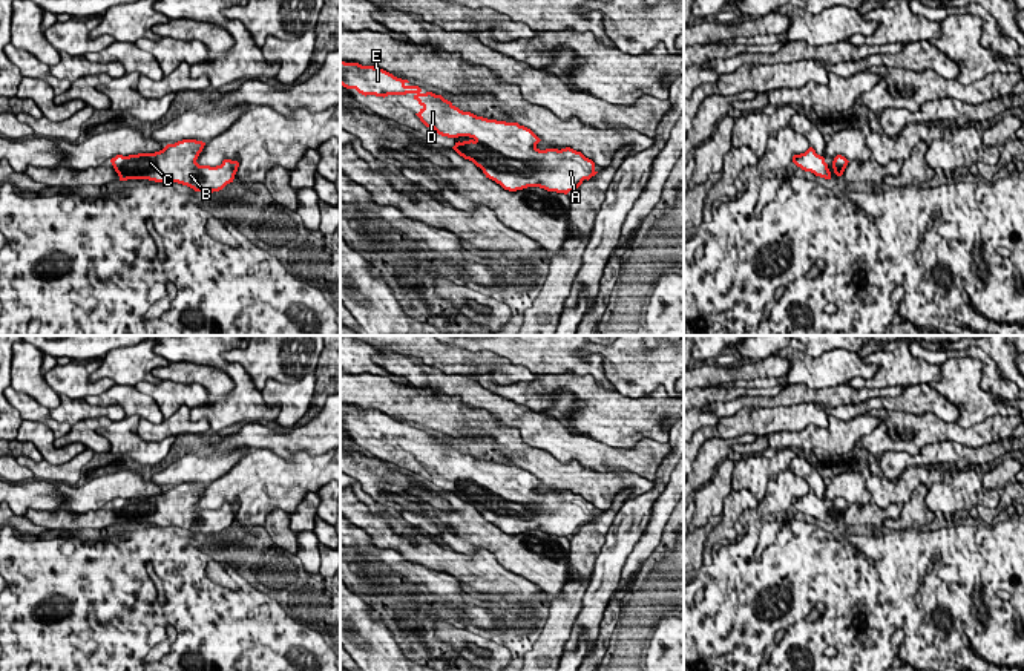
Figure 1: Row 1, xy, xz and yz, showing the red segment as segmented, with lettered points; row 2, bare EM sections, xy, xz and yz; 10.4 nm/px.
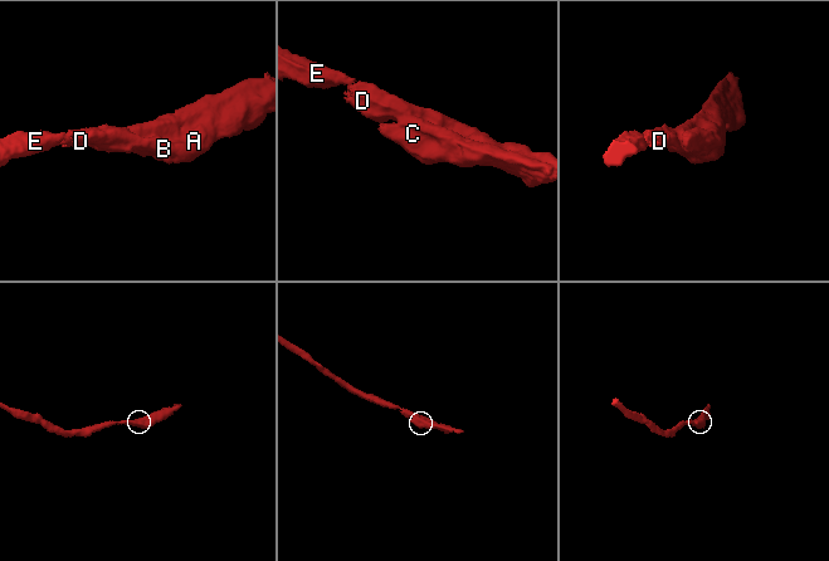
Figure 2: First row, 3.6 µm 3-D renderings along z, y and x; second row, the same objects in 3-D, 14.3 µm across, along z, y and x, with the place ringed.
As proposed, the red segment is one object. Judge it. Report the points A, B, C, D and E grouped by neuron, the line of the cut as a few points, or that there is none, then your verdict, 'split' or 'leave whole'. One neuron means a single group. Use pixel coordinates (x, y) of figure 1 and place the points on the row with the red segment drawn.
groups A B C D E; cut none; leave whole

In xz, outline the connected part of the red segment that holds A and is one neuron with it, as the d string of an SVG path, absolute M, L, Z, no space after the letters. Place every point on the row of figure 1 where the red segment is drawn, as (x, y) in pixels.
M340 60L343 87L365 97L412 93L422 106L415 115L426 127L448 138L469 136L469 141L458 141L452 149L504 190L540 187L567 195L598 173L595 162L581 152L570 147L540 150L537 144L541 139L530 129L463 112L441 95L423 93L408 83L383 69Z

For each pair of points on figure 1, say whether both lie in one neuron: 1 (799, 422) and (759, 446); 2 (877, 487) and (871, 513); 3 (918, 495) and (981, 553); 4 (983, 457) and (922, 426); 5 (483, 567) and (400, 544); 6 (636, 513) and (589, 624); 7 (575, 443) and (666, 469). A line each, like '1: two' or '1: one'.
1: two
2: two
3: two
4: two
5: one
6: one
7: two

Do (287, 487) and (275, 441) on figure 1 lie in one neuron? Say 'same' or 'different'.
different

